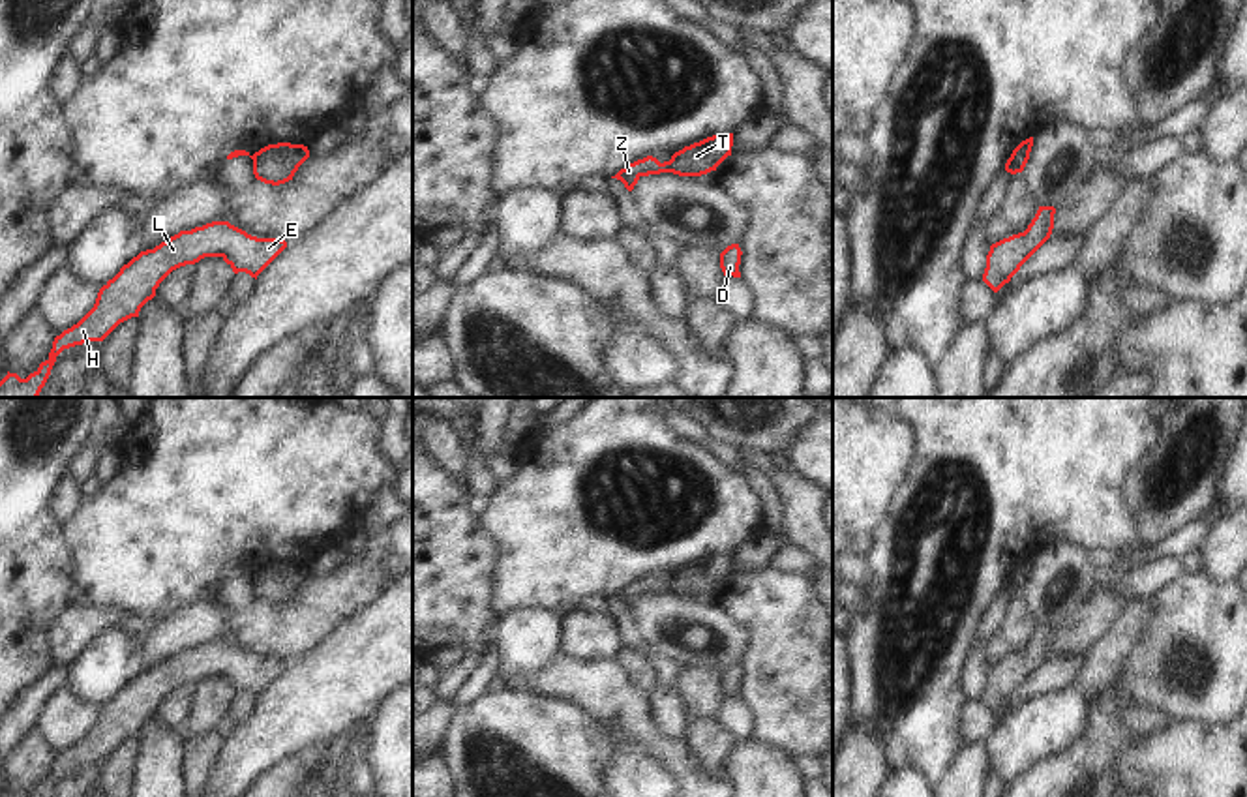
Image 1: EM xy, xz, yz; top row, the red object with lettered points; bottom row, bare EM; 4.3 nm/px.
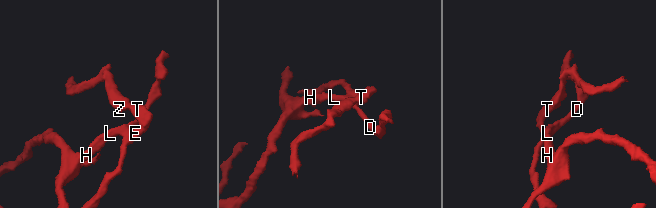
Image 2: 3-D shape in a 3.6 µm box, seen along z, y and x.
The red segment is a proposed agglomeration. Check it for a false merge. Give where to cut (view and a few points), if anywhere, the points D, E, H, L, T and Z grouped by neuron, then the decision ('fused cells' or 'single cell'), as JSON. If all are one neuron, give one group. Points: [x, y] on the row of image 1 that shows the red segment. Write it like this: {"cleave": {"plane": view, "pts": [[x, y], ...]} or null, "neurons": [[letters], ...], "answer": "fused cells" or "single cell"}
{"cleave": {"plane": "xz", "pts": [[668, 162], [670, 171]]}, "neurons": [["D", "E", "H", "L", "T"], ["Z"]], "answer": "fused cells"}

